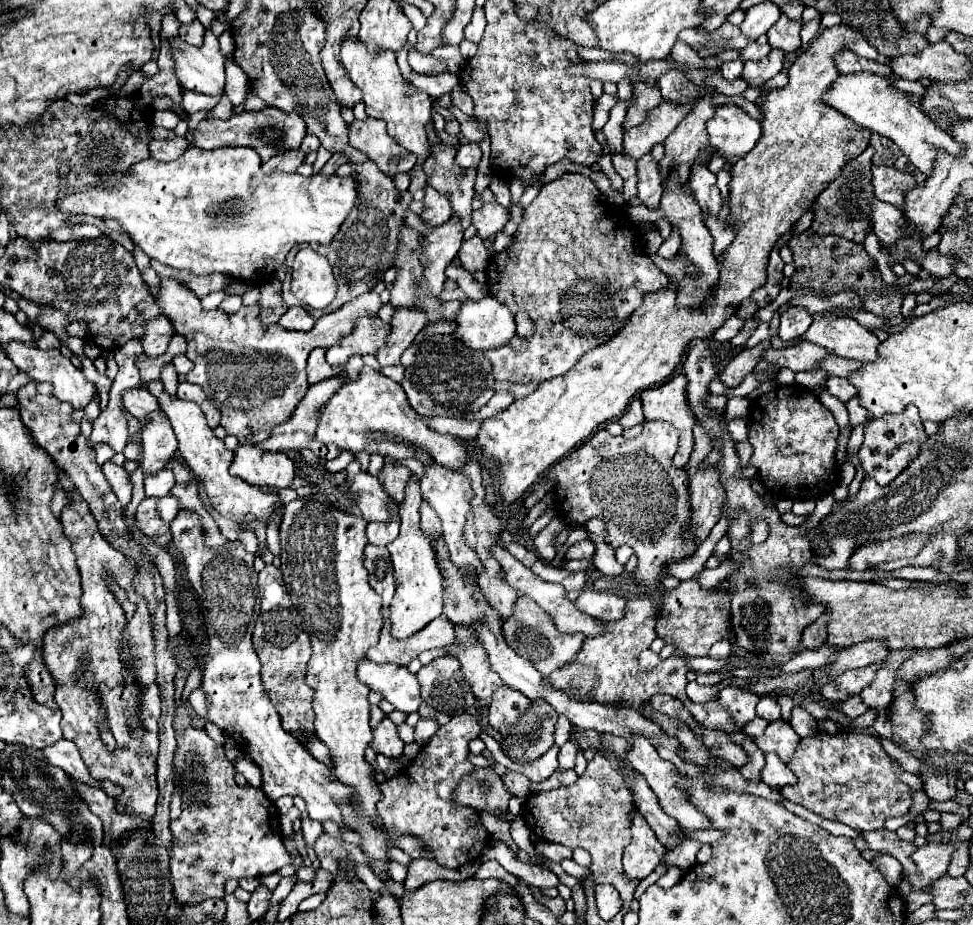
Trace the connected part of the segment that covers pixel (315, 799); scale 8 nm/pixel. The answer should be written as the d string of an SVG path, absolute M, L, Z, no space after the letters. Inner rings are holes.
M179 510L171 522L171 534L173 544L183 554L191 580L191 588L177 588L183 634L205 624L209 636L201 686L211 700L207 720L231 736L243 752L251 750L251 760L261 768L261 790L269 800L275 802L285 794L301 796L311 820L321 824L333 820L341 832L347 832L349 828L341 816L341 802L353 800L355 790L333 778L331 768L317 762L293 734L281 728L281 718L261 684L261 660L251 644L251 632L259 614L257 572L253 568L255 556L249 554L239 540L219 548L207 546L201 520L193 510ZM215 556L219 556L219 562Z

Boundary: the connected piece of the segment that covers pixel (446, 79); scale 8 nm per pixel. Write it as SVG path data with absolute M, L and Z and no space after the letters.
M406 42L397 53L397 63L403 74L416 88L427 92L433 98L449 93L455 86L459 85L459 76L448 71L441 74L428 76L419 75L408 64L409 44Z

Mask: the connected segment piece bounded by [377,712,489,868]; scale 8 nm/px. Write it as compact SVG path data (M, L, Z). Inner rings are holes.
M467 712L453 716L449 724L435 732L407 768L379 784L383 796L377 802L377 814L381 816L383 826L393 834L413 834L421 838L425 848L433 852L435 862L445 868L459 868L477 860L487 846L489 832L485 830L479 812L453 800L453 792L463 778L475 774L475 766L467 758L467 744L477 738L479 732L481 726Z

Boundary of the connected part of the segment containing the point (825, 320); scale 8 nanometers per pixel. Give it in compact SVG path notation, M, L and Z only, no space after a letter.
M817 312L813 314L813 324L803 334L803 338L827 350L837 350L835 354L843 358L859 362L879 360L877 336L853 318L839 318L829 312Z

